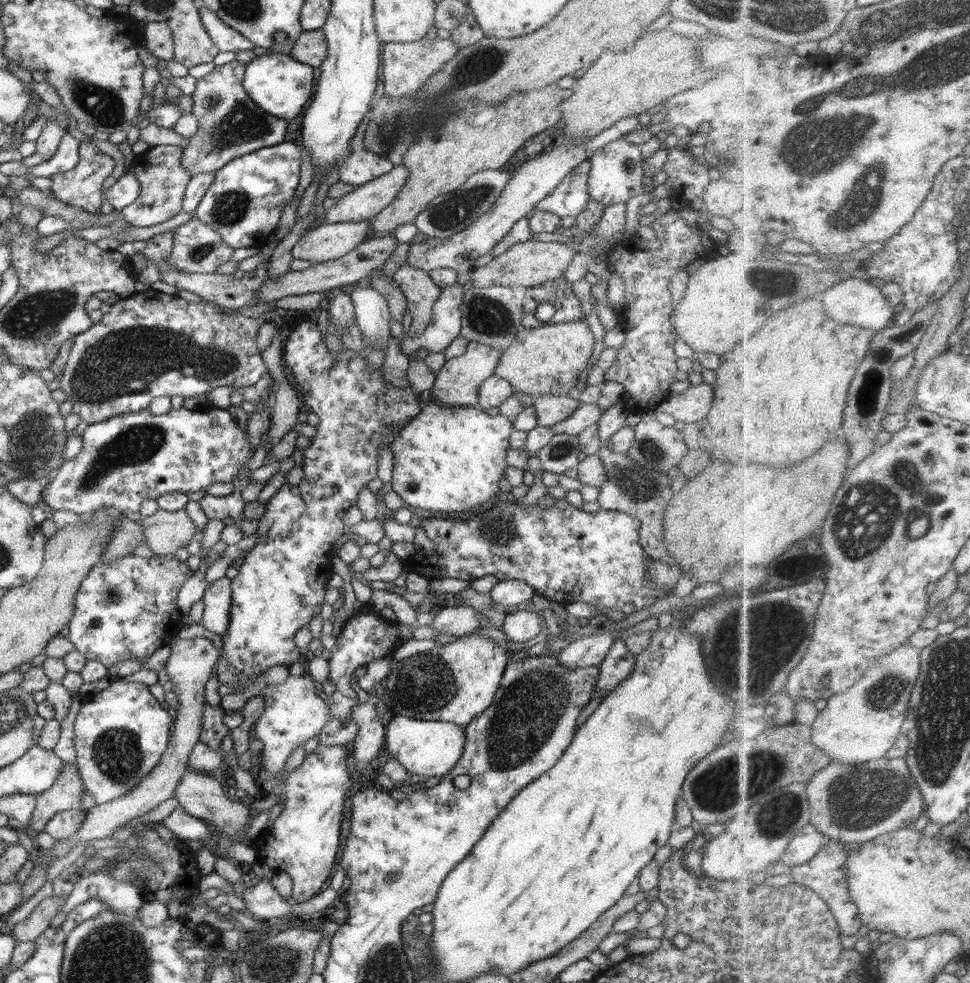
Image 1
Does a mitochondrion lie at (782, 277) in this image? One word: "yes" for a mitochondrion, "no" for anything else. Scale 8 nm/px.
yes

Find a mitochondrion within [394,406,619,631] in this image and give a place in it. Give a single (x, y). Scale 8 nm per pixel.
(497, 530)

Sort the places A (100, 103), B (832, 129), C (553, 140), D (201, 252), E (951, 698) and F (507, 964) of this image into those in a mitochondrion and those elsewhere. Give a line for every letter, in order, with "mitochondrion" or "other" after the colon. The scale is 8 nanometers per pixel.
A: mitochondrion
B: mitochondrion
C: other
D: mitochondrion
E: mitochondrion
F: other

